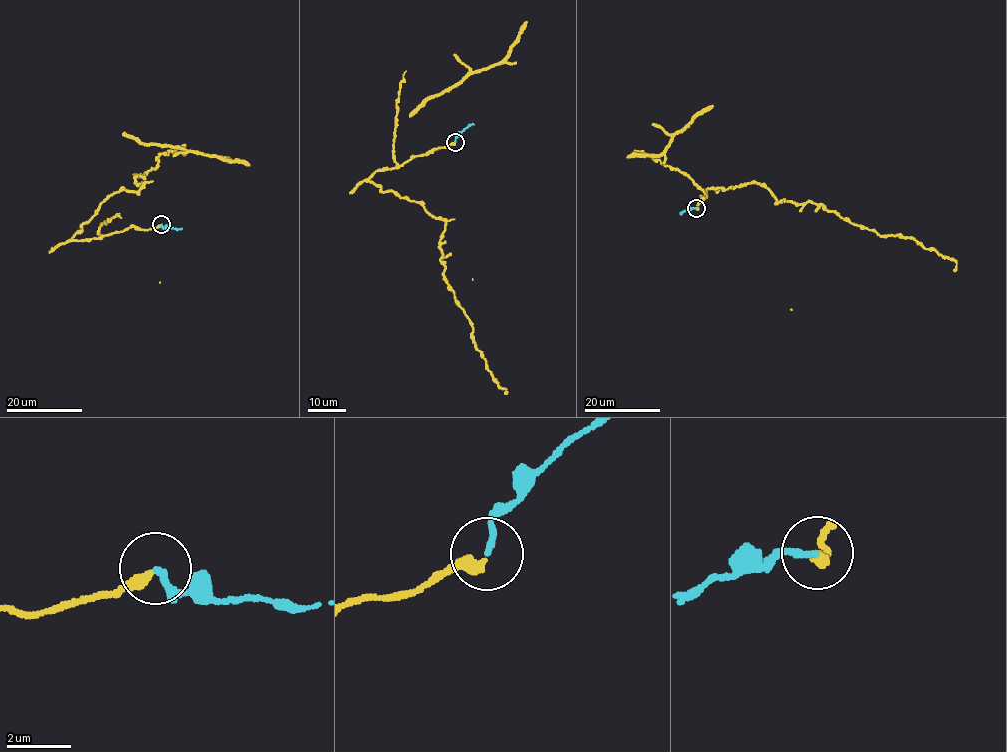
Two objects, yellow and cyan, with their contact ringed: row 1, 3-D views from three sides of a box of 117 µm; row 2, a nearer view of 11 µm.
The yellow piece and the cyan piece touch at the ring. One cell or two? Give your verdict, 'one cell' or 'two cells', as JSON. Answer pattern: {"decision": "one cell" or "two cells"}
{"decision": "one cell"}

